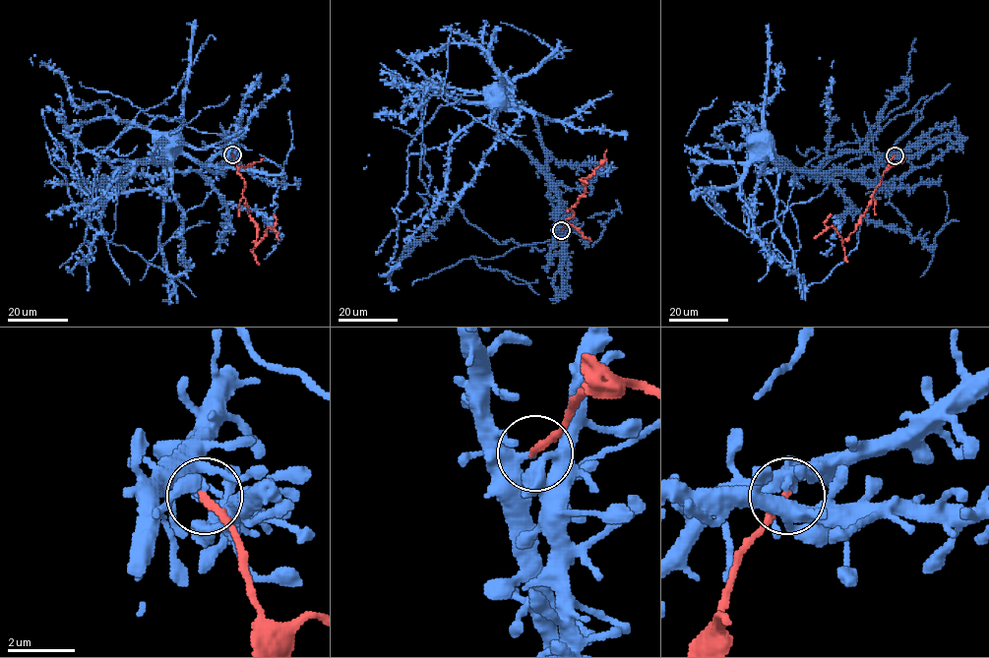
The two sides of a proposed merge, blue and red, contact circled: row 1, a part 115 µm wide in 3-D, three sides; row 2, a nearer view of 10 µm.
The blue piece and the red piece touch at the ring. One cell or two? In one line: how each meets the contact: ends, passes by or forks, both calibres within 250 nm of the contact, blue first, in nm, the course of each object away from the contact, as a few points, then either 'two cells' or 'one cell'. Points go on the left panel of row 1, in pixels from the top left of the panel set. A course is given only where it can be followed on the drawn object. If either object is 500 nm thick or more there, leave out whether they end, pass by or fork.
blue ends there; red ends there; 240 nm thick on the blue side, 200 nm on the other; blue runs (231, 154), (228, 154), (225, 164), (216, 173), (185, 153), (177, 138), (168, 144); red runs (231, 154), (237, 173), (244, 180), (242, 196), (258, 232), (254, 242), (268, 228), (278, 232), (278, 240); two cells

